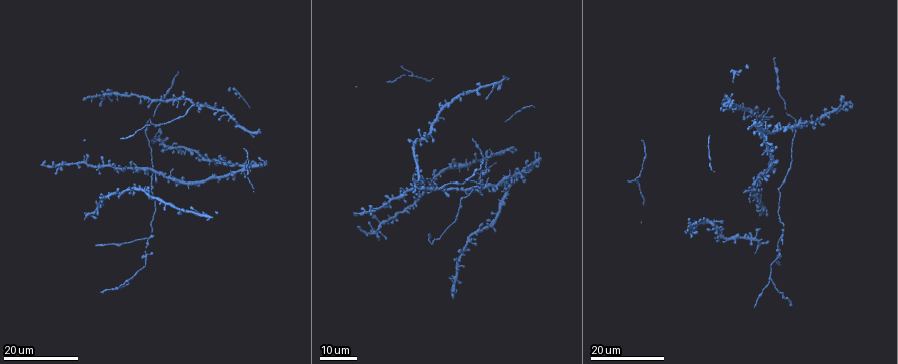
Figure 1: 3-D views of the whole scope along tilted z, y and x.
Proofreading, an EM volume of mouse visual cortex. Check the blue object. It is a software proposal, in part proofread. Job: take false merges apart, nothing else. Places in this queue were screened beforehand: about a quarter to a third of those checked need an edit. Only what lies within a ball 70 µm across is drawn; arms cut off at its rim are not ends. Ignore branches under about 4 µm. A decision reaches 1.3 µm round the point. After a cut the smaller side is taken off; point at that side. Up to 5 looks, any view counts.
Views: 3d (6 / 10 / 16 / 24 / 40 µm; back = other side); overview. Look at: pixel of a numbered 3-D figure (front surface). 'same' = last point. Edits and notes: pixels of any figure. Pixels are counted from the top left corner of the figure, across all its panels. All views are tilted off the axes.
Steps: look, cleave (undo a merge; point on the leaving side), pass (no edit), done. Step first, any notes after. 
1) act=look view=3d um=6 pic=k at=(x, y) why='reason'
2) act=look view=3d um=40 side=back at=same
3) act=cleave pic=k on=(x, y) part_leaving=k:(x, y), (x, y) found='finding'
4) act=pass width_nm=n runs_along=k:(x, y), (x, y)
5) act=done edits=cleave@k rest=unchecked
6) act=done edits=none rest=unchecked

act=look view=3d um=16 pic=1 at=(478, 184) why='three arms meet'

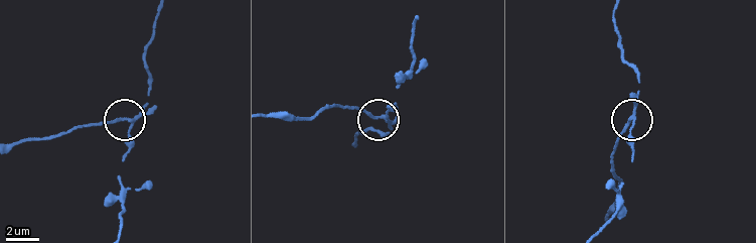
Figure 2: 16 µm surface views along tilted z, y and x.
act=look view=3d um=10 pic=2 at=(126, 119)

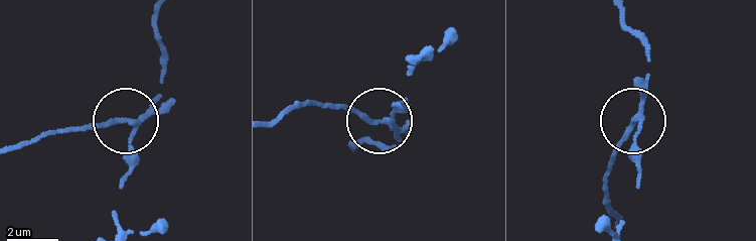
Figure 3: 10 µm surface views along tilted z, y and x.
act=cleave pic=3 on=(168, 104) width_nm=160 part_leaving=3:(138, 118), (54, 129), (18, 143) found='a second neuron is stuck on'

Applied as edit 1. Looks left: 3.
act=look view=overview

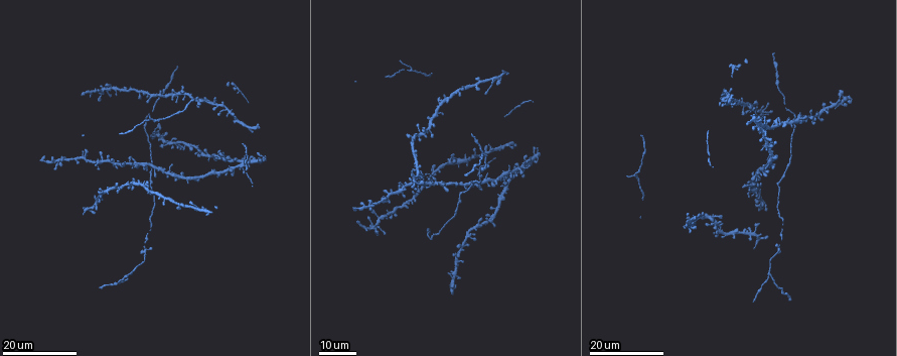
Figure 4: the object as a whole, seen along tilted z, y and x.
act=look view=3d um=16 pic=4 at=(768, 273) why='arms part here'

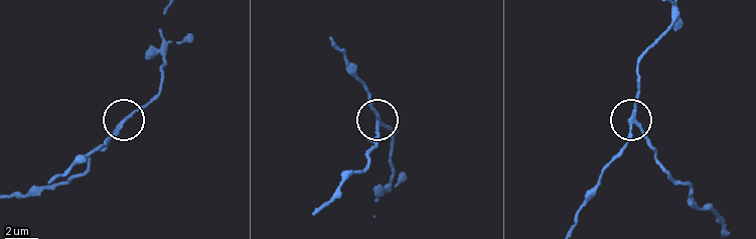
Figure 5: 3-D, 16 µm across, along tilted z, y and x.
act=look view=3d um=6 pic=5 at=(378, 123) why='closer look'

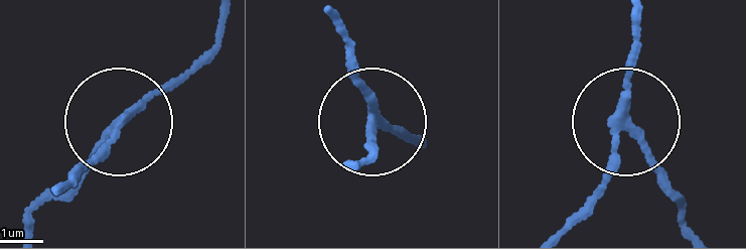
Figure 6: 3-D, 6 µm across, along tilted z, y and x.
act=cleave pic=6 on=(650, 164) part_leaving=6:(626, 112), (690, 227) found='a second neuron is stuck on'

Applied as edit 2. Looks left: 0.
act=done edits=cleave@3,cleave@6 rest=unchecked

